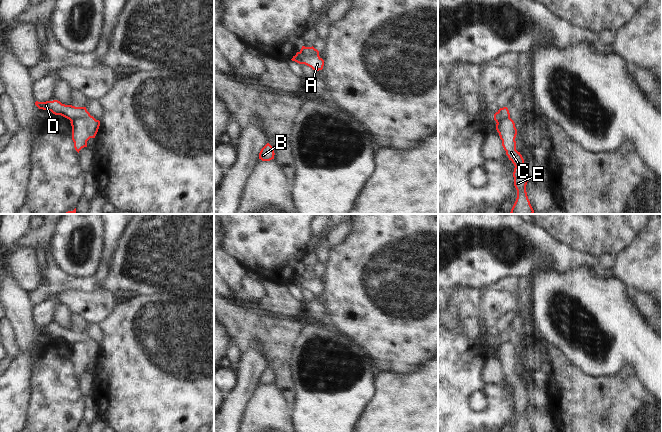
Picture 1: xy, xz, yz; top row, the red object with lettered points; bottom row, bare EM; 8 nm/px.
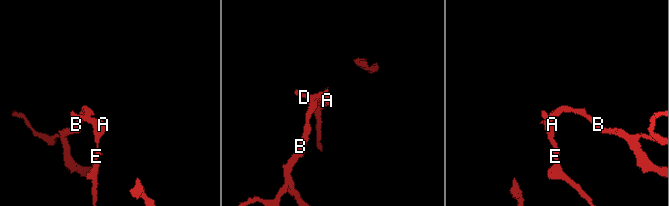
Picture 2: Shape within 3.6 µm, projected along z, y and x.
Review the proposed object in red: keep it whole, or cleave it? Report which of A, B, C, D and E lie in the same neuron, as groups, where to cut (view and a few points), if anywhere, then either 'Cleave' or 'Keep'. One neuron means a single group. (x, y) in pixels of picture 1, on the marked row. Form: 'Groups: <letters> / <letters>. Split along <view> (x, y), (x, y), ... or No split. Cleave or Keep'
Groups: A C E / B D. Split along xz (300, 51), (302, 55), (318, 53). Cleave

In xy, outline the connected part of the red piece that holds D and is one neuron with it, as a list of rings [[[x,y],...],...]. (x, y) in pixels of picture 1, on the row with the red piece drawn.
[[[58,100],[46,101],[46,102],[35,102],[35,105],[39,109],[51,111],[55,115],[61,115],[70,121],[74,119],[83,119],[91,116],[87,111],[86,107],[75,107],[72,105],[62,104]]]

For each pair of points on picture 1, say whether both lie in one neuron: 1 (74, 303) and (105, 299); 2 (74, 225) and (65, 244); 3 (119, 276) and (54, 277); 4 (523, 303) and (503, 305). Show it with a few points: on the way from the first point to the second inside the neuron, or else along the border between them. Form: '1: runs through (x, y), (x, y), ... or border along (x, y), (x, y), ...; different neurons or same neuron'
1: runs through (82, 303), (97, 303); same neuron
2: runs through (73, 230), (70, 233), (69, 239); same neuron
3: runs through (103, 285), (70, 283); same neuron
4: border along (517, 291), (518, 303), (516, 307); different neurons

